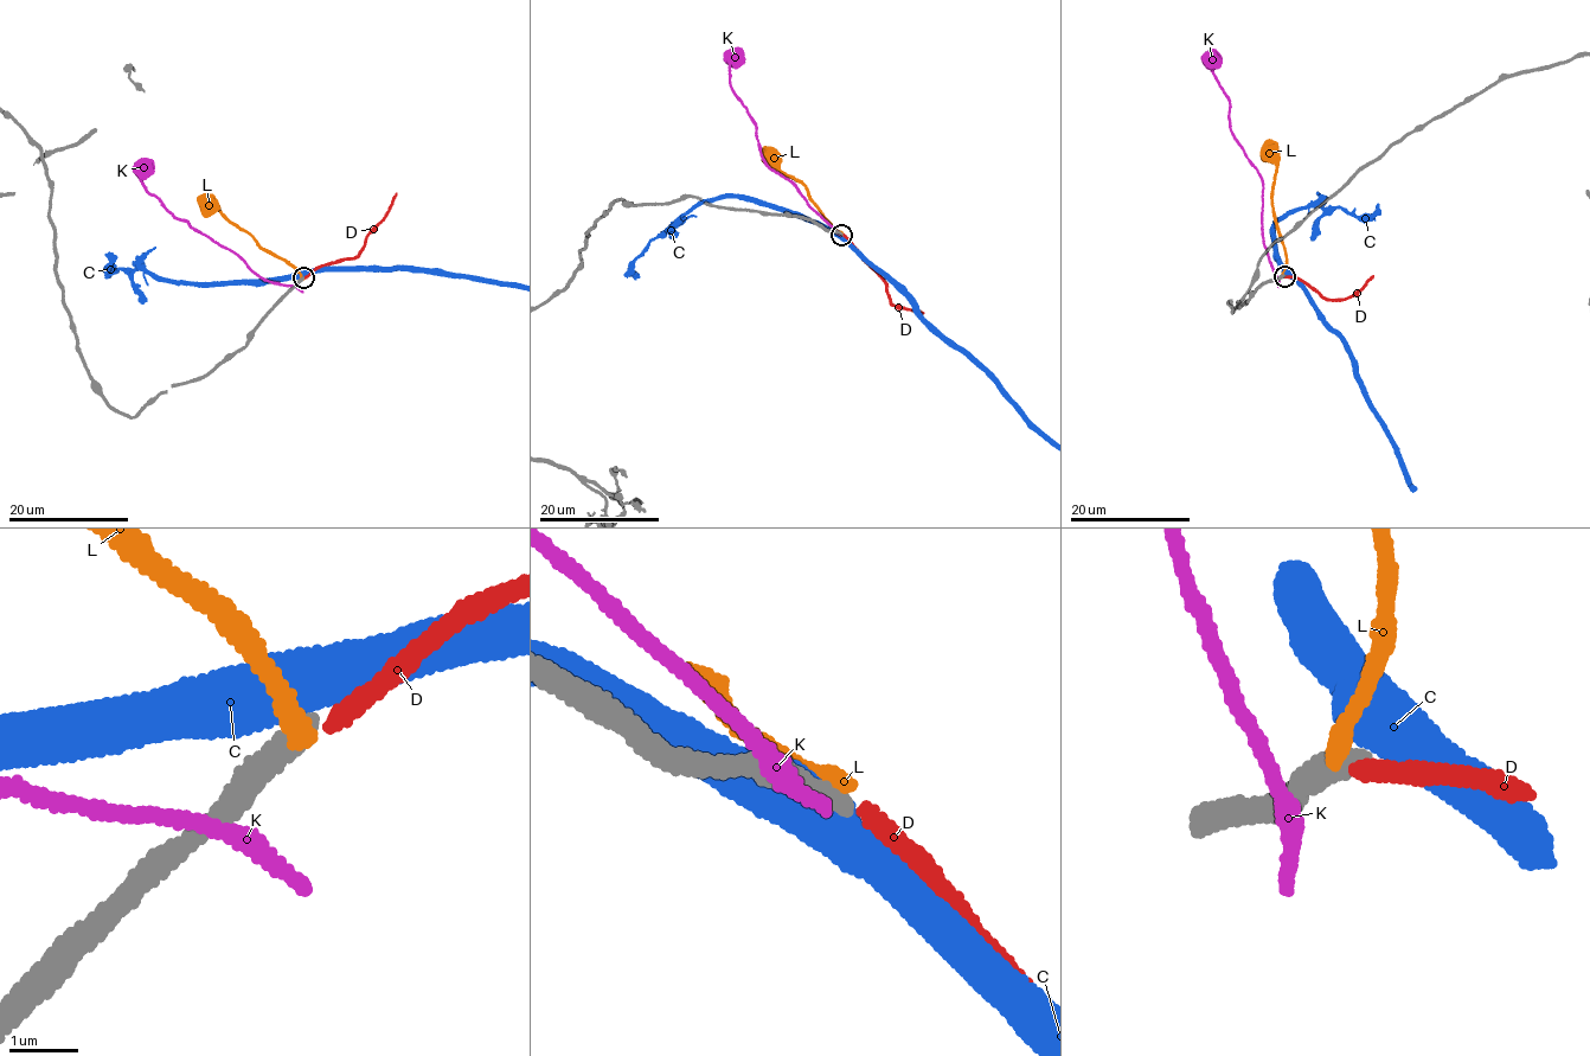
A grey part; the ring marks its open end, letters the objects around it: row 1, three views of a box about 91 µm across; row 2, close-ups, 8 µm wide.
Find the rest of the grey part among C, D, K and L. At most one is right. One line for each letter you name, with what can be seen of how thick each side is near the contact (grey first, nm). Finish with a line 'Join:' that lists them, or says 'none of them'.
D: 340/260 nm
Join: D

